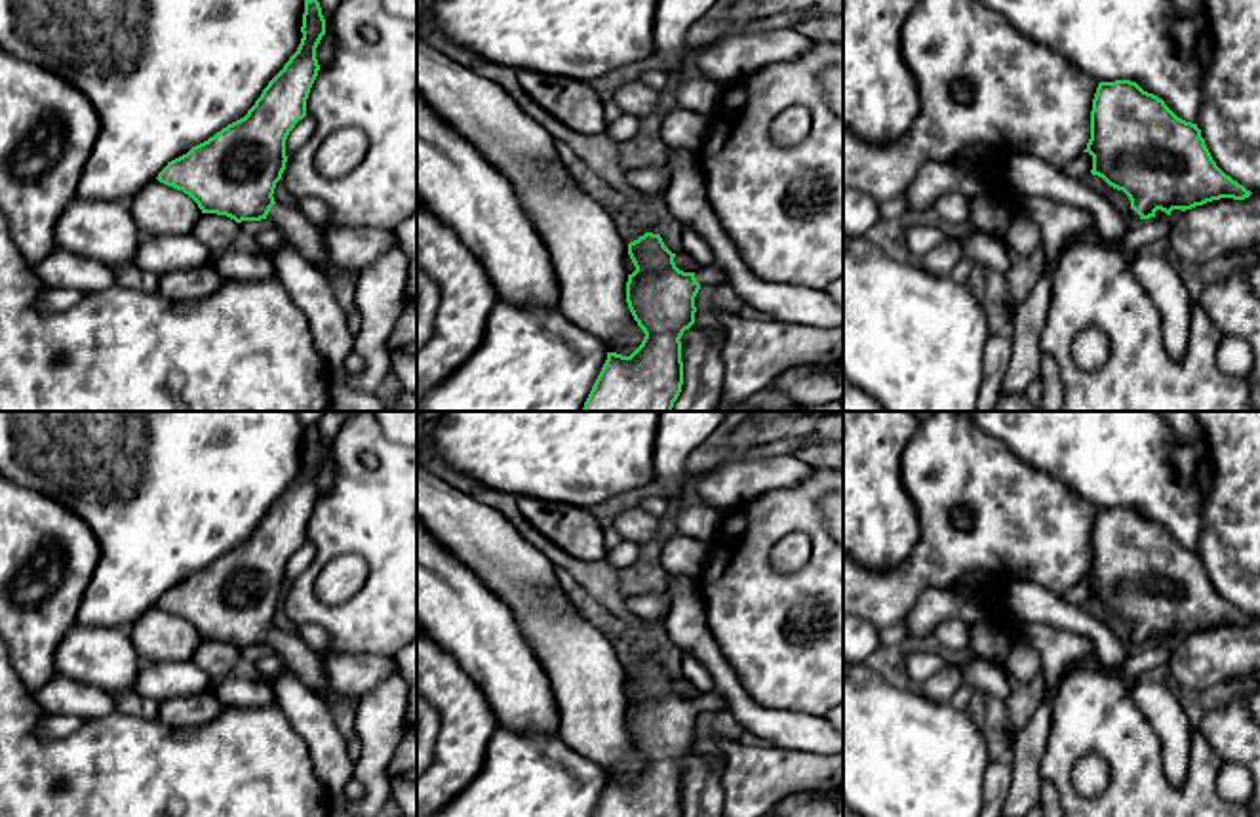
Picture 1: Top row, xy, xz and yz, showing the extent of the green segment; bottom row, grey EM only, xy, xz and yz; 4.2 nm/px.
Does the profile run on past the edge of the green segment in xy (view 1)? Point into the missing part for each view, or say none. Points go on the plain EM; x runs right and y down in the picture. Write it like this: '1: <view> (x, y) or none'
1: xy (309, 665)

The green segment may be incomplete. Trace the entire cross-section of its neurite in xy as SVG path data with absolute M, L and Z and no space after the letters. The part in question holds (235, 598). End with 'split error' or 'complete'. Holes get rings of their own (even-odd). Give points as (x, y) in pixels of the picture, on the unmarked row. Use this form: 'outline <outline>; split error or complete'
outline M318 425L305 427L301 459L297 478L247 541L167 588L156 606L188 621L202 640L276 651L312 693L335 701L341 695L327 684L325 653L308 648L297 632L278 632L272 623L287 588L285 566L306 543L306 526L320 497L316 474L325 461L325 446Z; split error

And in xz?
outline M645 659L630 668L628 682L636 697L628 701L626 729L645 764L630 783L607 779L592 817L681 817L683 788L679 766L695 750L695 724L702 712L727 710L727 699L718 689L702 693L699 699L679 697L674 689L676 680L664 672L660 661L653 659Z; split error

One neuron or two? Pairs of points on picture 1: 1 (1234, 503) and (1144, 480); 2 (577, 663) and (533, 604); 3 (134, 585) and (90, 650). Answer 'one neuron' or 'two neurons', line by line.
1: two neurons
2: one neuron
3: two neurons

